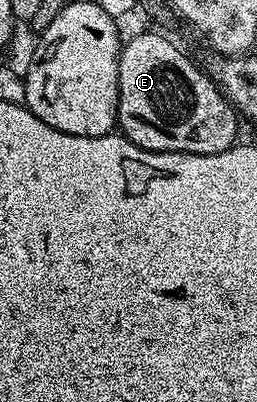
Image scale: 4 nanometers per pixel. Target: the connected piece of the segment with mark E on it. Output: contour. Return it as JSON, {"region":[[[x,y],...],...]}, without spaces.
{"region":[[[154,32],[122,44],[117,123],[122,137],[153,152],[216,154],[230,150],[238,139],[240,119],[224,91],[203,74],[169,39]]]}

